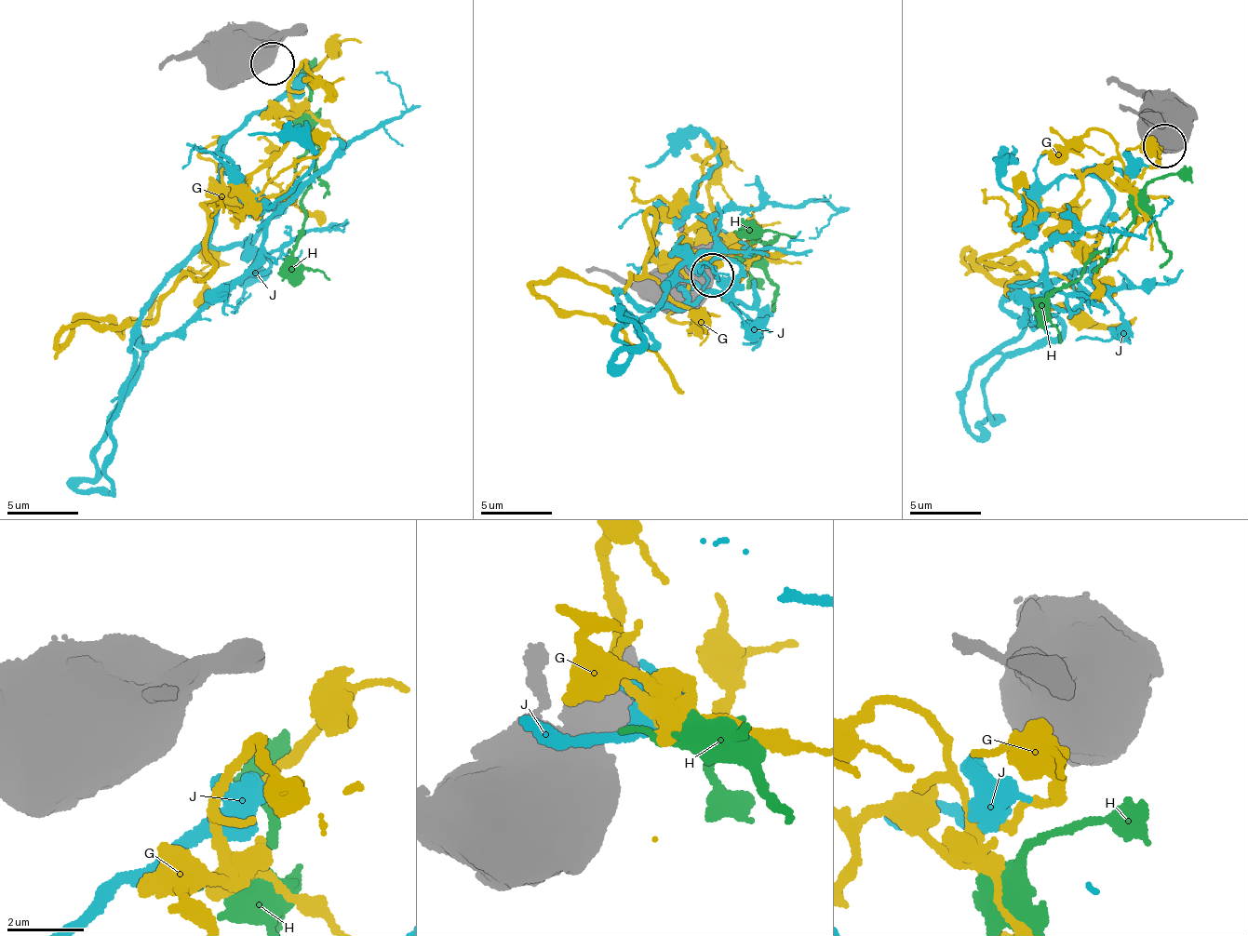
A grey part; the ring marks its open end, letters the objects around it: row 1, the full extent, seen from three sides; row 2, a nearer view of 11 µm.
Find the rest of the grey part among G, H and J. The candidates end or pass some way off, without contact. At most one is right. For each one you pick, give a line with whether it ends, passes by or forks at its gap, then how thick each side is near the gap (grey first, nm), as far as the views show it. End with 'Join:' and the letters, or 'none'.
Join: none

